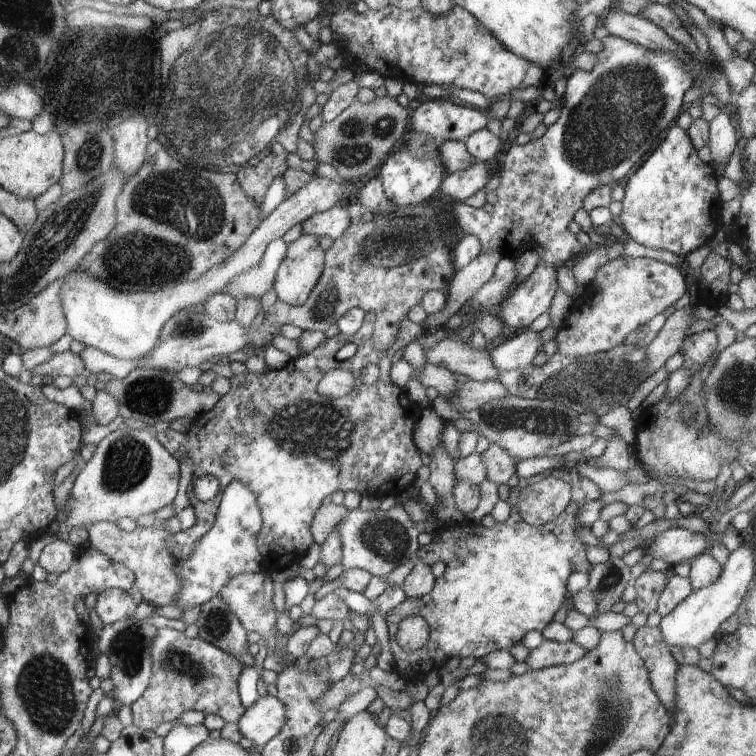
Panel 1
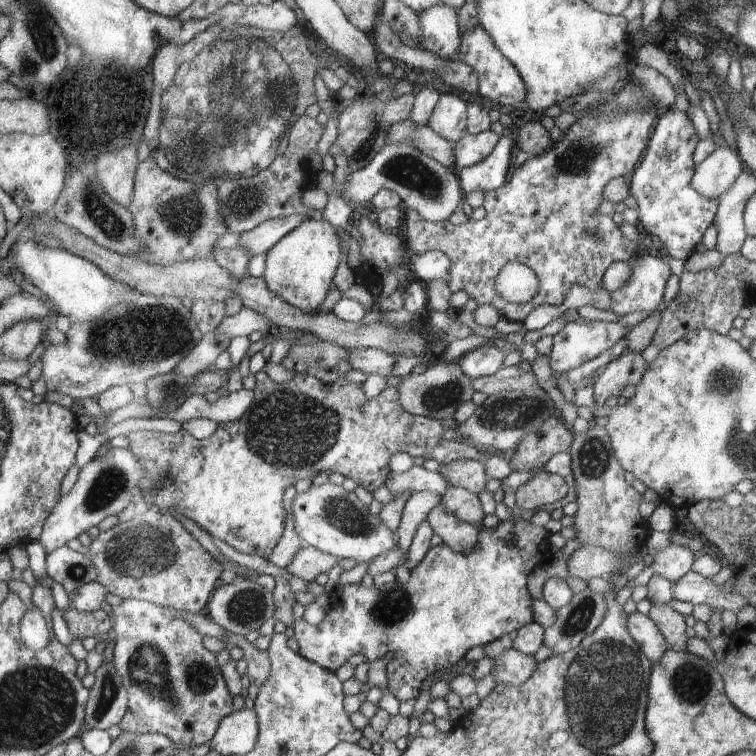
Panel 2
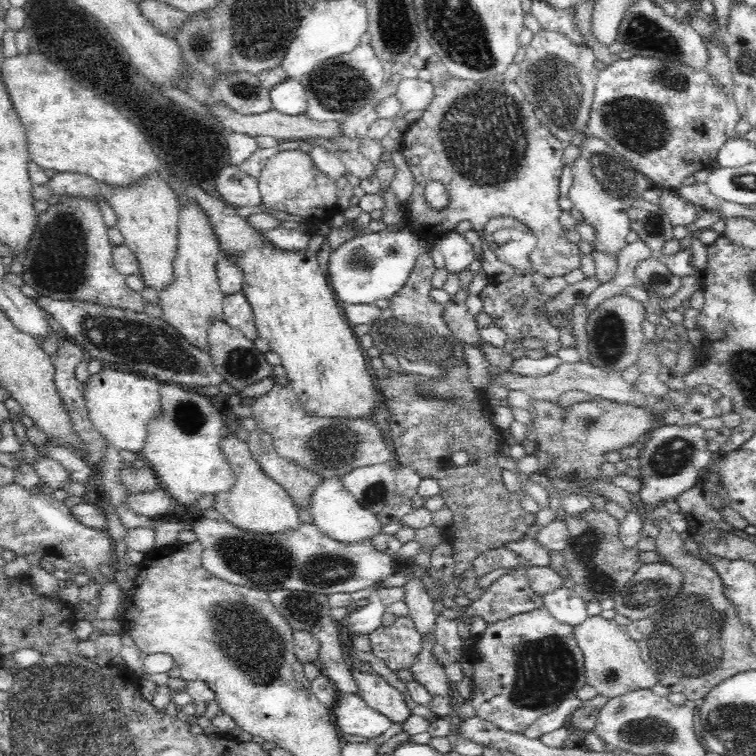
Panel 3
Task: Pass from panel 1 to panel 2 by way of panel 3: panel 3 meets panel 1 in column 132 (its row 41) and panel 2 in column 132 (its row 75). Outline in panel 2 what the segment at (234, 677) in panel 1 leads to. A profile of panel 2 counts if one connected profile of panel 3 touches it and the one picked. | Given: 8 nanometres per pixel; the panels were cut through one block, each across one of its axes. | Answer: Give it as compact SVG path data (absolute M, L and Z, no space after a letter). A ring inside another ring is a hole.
M134 598L122 600L107 611L112 617L114 670L120 674L128 694L128 710L118 723L120 729L140 734L163 734L171 737L178 748L192 749L214 738L219 724L232 712L233 696L219 668L218 658L204 647L200 632L177 616L176 610Z

